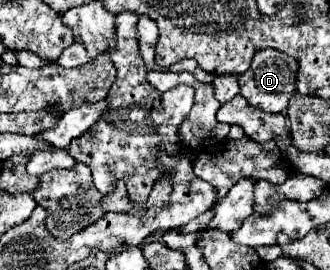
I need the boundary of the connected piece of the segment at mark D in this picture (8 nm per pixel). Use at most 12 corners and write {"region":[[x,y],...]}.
{"region":[[262,49],[238,75],[240,95],[282,113],[296,93],[298,61]]}

